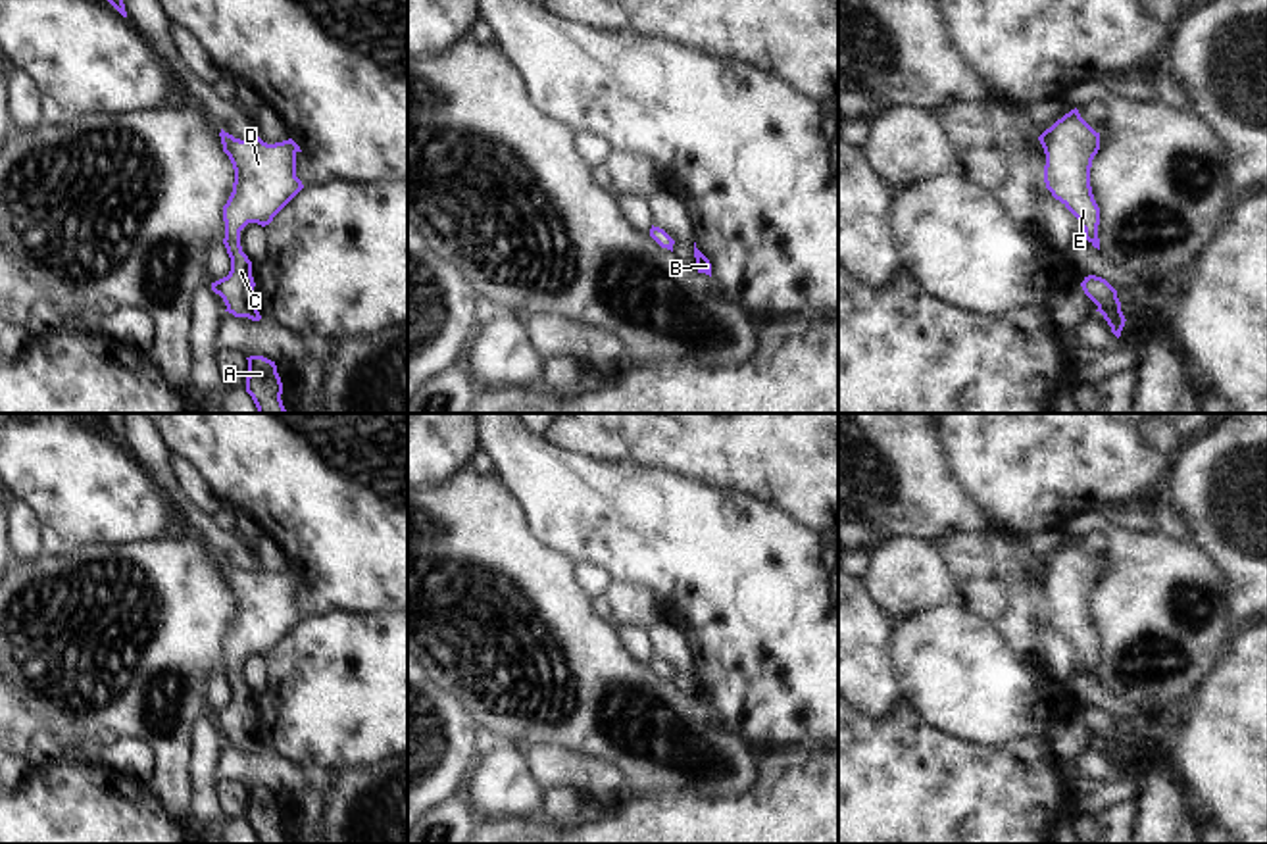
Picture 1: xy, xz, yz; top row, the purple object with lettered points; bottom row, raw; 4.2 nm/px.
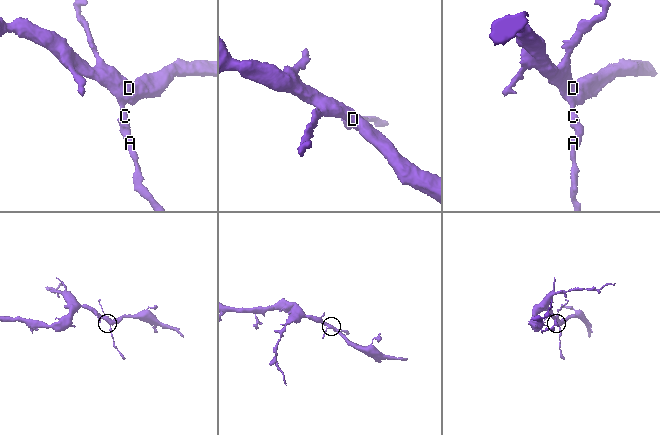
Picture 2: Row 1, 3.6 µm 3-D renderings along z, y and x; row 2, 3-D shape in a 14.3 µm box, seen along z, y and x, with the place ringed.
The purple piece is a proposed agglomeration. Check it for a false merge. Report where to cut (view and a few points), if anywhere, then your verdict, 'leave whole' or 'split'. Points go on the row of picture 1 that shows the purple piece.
no cut | leave whole

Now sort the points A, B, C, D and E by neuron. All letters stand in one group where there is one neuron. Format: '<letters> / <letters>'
A B C D E

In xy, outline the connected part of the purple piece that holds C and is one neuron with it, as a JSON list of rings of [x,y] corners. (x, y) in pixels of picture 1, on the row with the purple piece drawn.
[[[223,129],[219,137],[235,169],[233,192],[223,206],[223,244],[231,258],[231,271],[211,283],[211,290],[223,298],[225,311],[260,321],[261,315],[254,304],[252,261],[242,252],[240,231],[248,223],[269,225],[304,188],[296,177],[296,154],[302,150],[292,138],[267,144],[260,137],[254,140],[235,138]]]

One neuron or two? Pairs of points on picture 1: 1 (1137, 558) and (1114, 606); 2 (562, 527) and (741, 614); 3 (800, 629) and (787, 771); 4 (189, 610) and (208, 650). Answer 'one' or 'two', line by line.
1: one
2: one
3: two
4: one

